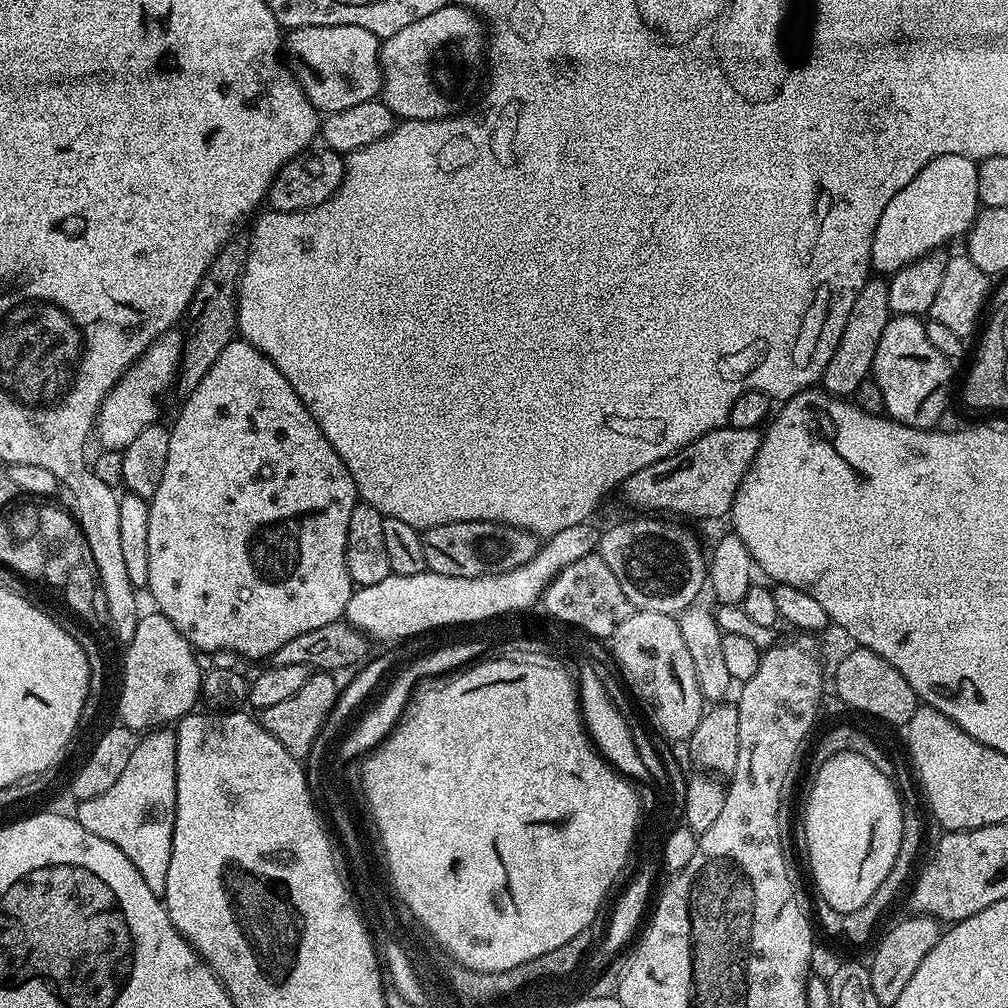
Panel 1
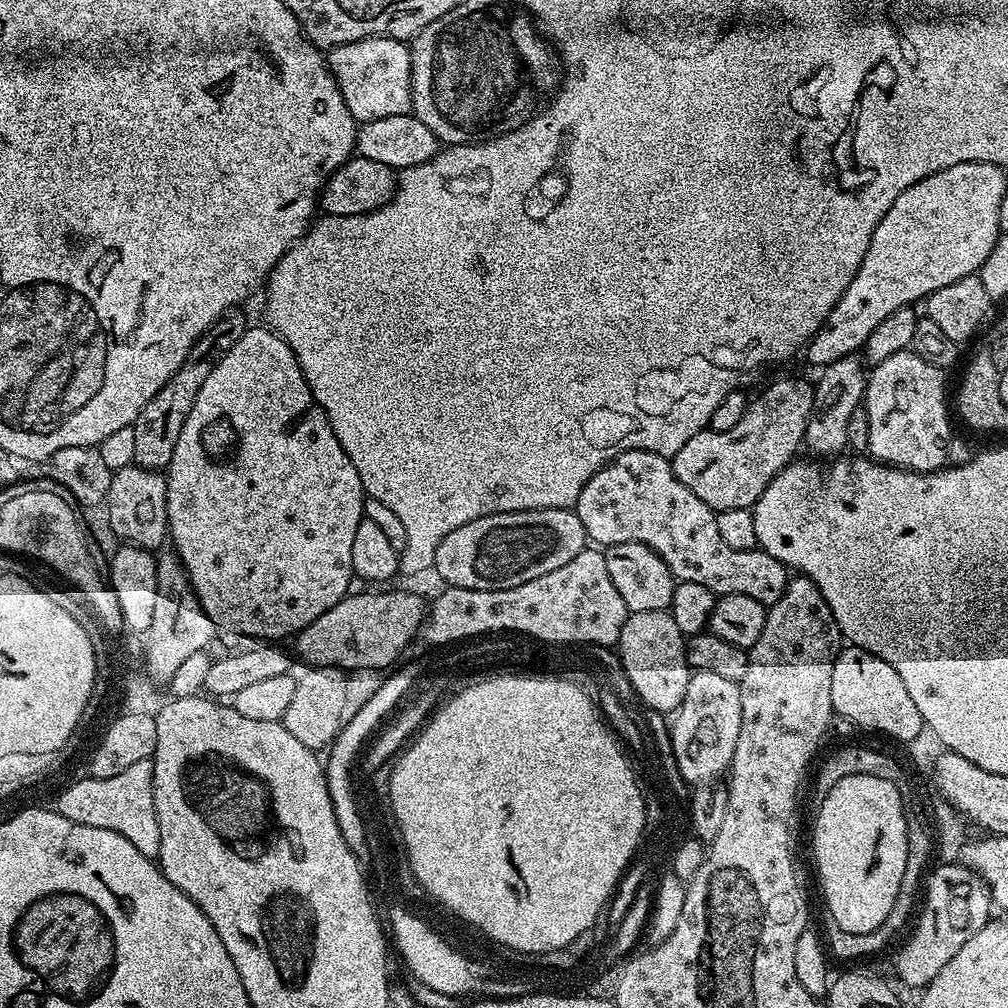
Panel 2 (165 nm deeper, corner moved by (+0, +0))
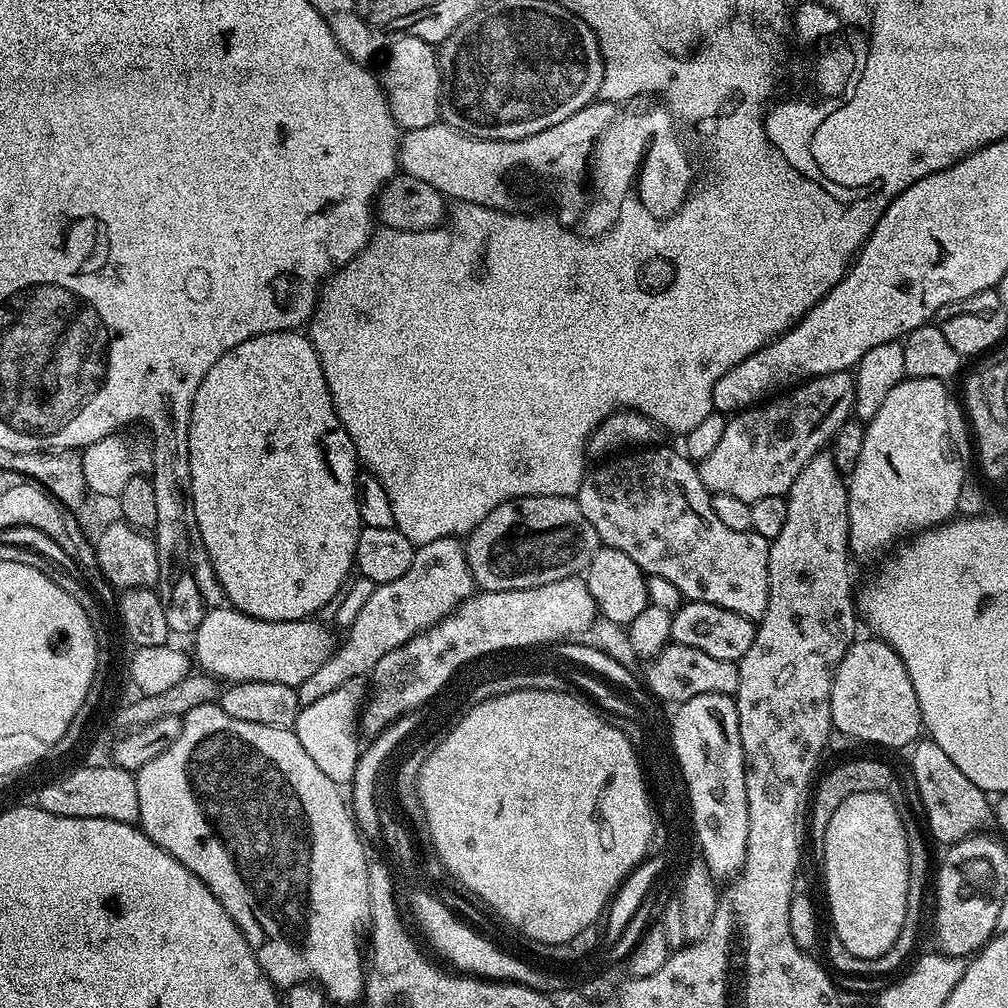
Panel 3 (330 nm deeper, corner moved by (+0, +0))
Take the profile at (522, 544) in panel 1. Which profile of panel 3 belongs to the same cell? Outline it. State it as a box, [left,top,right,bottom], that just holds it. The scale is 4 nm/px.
[464,496,602,592]

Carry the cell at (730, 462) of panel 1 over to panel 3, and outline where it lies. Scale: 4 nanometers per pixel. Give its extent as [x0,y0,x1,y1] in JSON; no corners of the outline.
[699,371,855,505]

